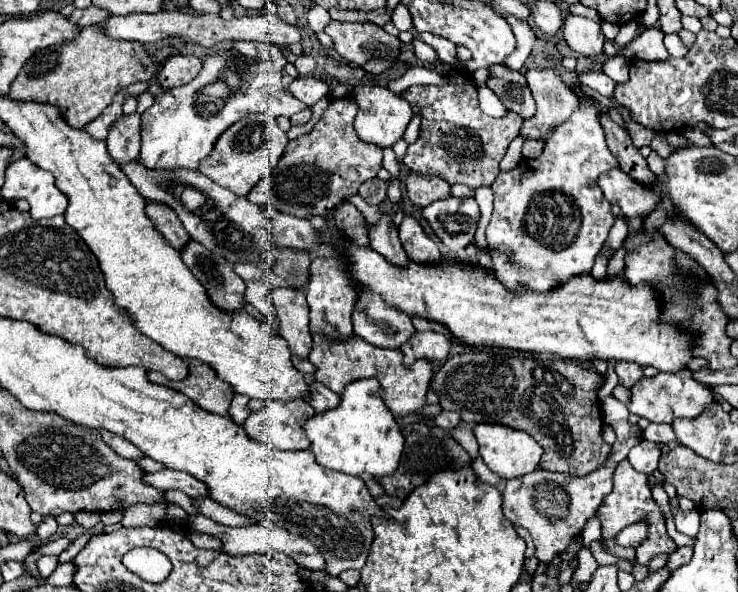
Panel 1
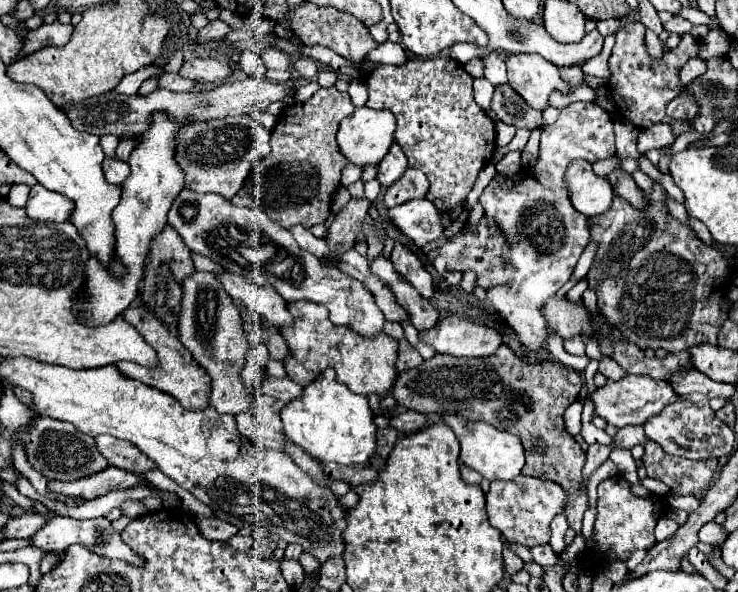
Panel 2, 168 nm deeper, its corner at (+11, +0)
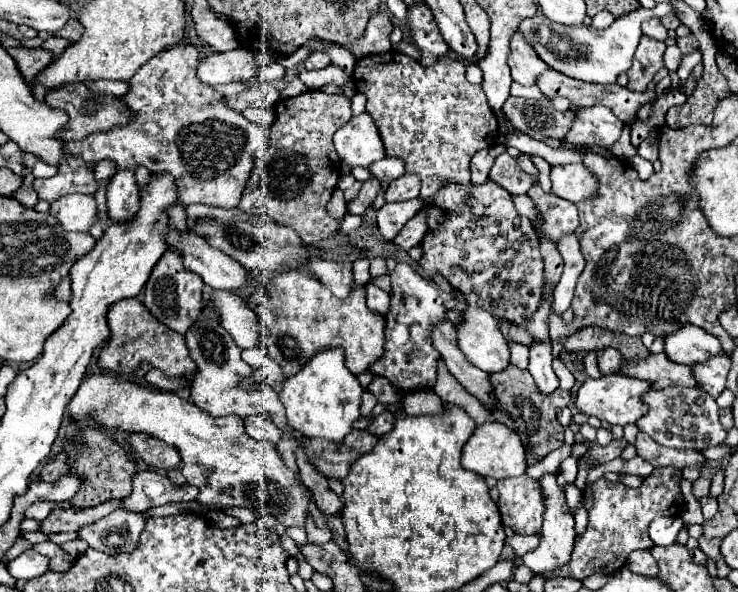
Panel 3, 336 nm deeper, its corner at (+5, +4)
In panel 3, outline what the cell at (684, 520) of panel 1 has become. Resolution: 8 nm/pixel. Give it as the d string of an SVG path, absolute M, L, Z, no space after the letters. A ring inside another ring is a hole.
M680 516L656 518L650 524L650 538L654 540L656 546L670 546L676 542L676 536L678 536L682 526L684 526L684 522Z

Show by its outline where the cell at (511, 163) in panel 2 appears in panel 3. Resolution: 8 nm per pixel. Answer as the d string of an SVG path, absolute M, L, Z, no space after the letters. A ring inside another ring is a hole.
M518 154L518 156L516 156L516 162L518 162L518 166L520 166L524 172L532 174L532 176L534 176L534 180L538 178L538 170L536 170L536 166L532 164L532 160L530 160L530 156L528 156L528 154Z

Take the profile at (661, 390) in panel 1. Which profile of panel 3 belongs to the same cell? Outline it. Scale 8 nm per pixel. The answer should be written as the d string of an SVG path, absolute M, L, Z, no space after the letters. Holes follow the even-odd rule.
M608 374L602 376L598 380L588 378L576 392L576 406L588 414L588 416L596 416L600 420L606 420L608 424L634 424L638 422L638 418L642 418L648 410L648 404L642 400L642 396L652 388L652 382L646 380L638 380L632 376L624 376L624 374Z

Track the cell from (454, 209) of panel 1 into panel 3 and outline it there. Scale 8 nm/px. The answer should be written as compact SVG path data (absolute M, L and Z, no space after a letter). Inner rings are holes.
M414 198L410 202L384 204L378 210L378 228L386 240L394 240L400 230L406 226L410 218L414 218L422 210L422 198Z

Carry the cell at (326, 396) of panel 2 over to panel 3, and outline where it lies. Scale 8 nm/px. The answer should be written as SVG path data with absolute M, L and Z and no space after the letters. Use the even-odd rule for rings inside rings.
M324 350L322 354L314 356L312 362L302 368L302 372L286 380L280 398L286 406L288 424L302 432L302 436L322 438L342 446L344 436L354 430L352 424L360 420L362 394L364 388L360 386L358 378L344 366L342 350Z

